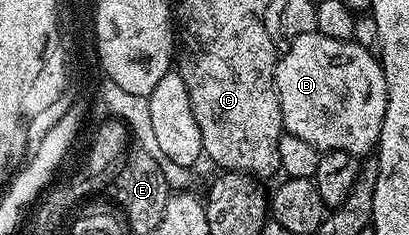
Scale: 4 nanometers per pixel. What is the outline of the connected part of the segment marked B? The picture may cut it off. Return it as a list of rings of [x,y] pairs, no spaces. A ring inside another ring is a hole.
[[[317,30],[303,33],[278,58],[275,82],[281,126],[288,134],[307,141],[307,145],[322,153],[342,151],[358,157],[368,156],[380,144],[383,117],[387,113],[387,81],[380,58],[363,45],[352,39],[335,41],[335,37],[323,37]]]

